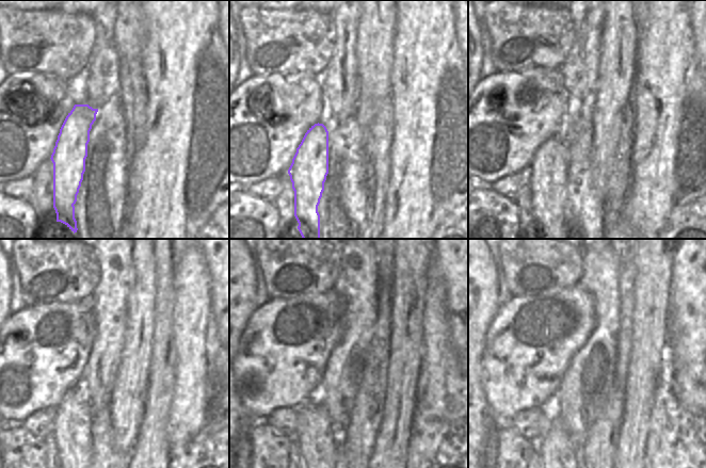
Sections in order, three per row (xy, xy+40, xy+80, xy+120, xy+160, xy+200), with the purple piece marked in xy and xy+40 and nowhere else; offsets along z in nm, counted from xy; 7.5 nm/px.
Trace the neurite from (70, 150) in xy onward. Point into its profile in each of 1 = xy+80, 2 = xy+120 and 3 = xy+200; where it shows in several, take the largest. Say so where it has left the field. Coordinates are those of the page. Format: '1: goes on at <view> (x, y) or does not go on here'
1: goes on at xy+80 (548, 170)
2: goes on at xy+120 (73, 433)
3: goes on at xy+200 (558, 454)

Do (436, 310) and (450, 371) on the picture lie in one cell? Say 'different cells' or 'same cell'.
same cell

